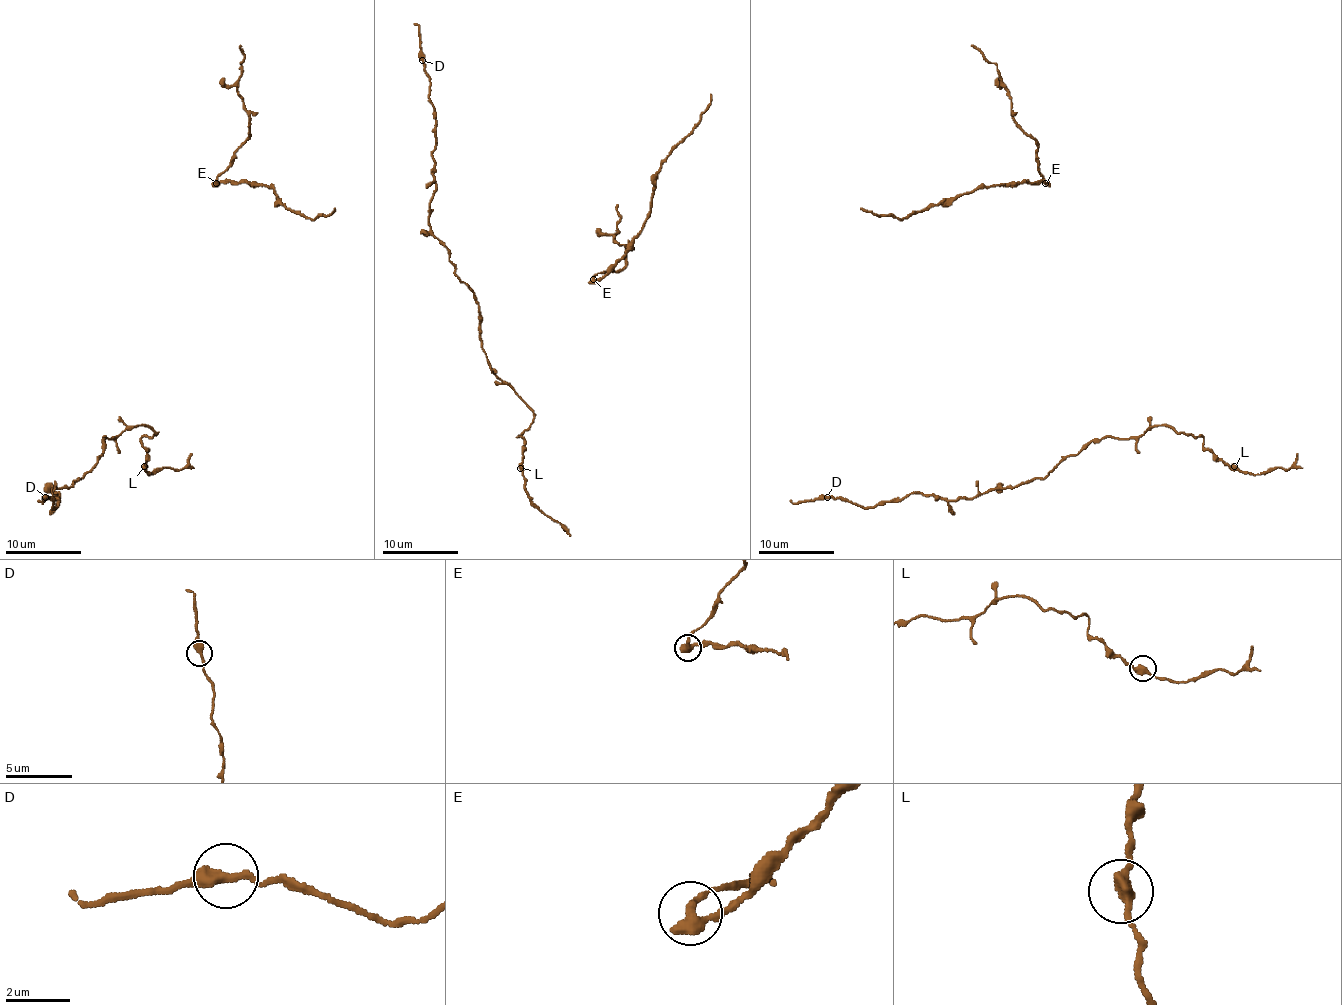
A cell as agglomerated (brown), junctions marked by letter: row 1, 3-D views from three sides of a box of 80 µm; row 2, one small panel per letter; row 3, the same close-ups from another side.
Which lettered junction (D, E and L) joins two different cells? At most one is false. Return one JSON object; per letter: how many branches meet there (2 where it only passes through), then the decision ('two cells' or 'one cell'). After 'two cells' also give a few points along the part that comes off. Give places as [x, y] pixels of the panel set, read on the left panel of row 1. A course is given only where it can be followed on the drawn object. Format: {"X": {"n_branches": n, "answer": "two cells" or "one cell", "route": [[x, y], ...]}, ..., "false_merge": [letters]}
{"D": {"n_branches": 2, "answer": "one cell"}, "E": {"n_branches": 2, "answer": "two cells", "route": [[216, 184], [216, 178], [229, 165], [233, 152], [248, 136], [248, 117], [237, 89], [244, 57], [241, 45]]}, "L": {"n_branches": 2, "answer": "one cell"}, "false_merge": ["E"]}

